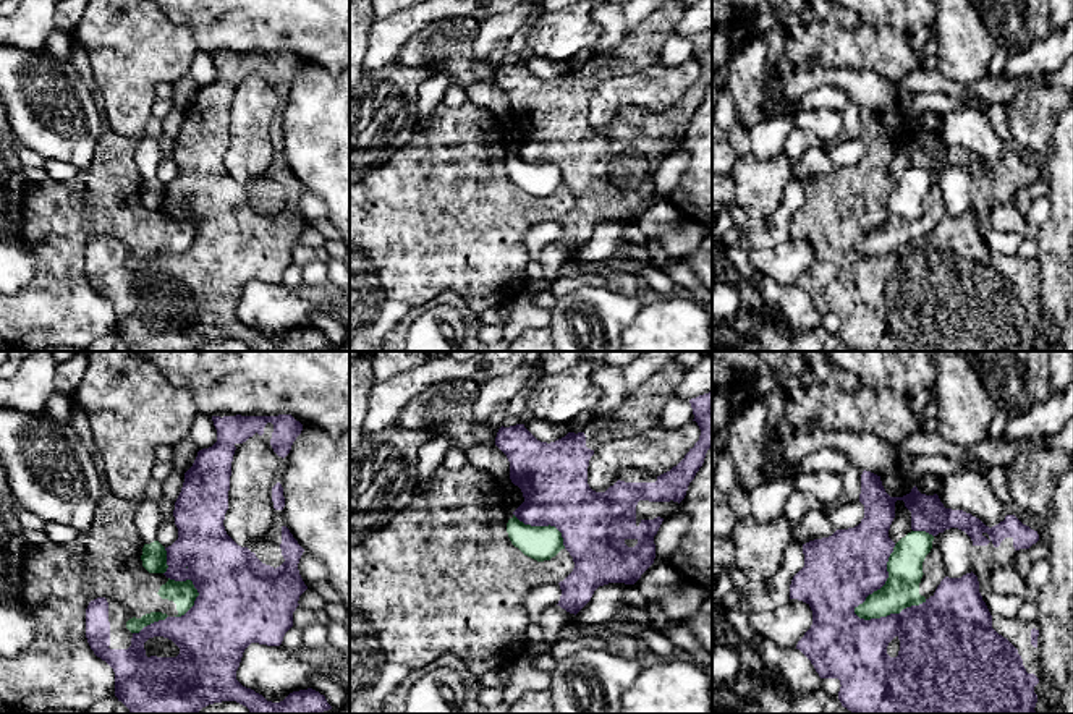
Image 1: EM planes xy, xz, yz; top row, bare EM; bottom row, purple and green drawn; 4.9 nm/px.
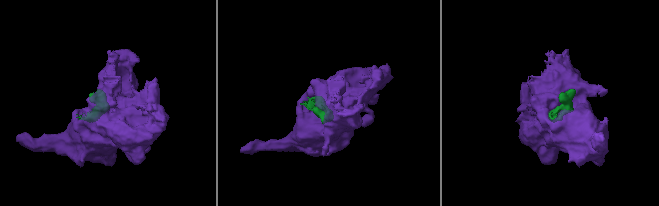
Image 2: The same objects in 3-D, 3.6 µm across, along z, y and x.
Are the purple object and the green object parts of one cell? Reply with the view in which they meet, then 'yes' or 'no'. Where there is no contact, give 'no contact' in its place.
meets purple in yz; no

